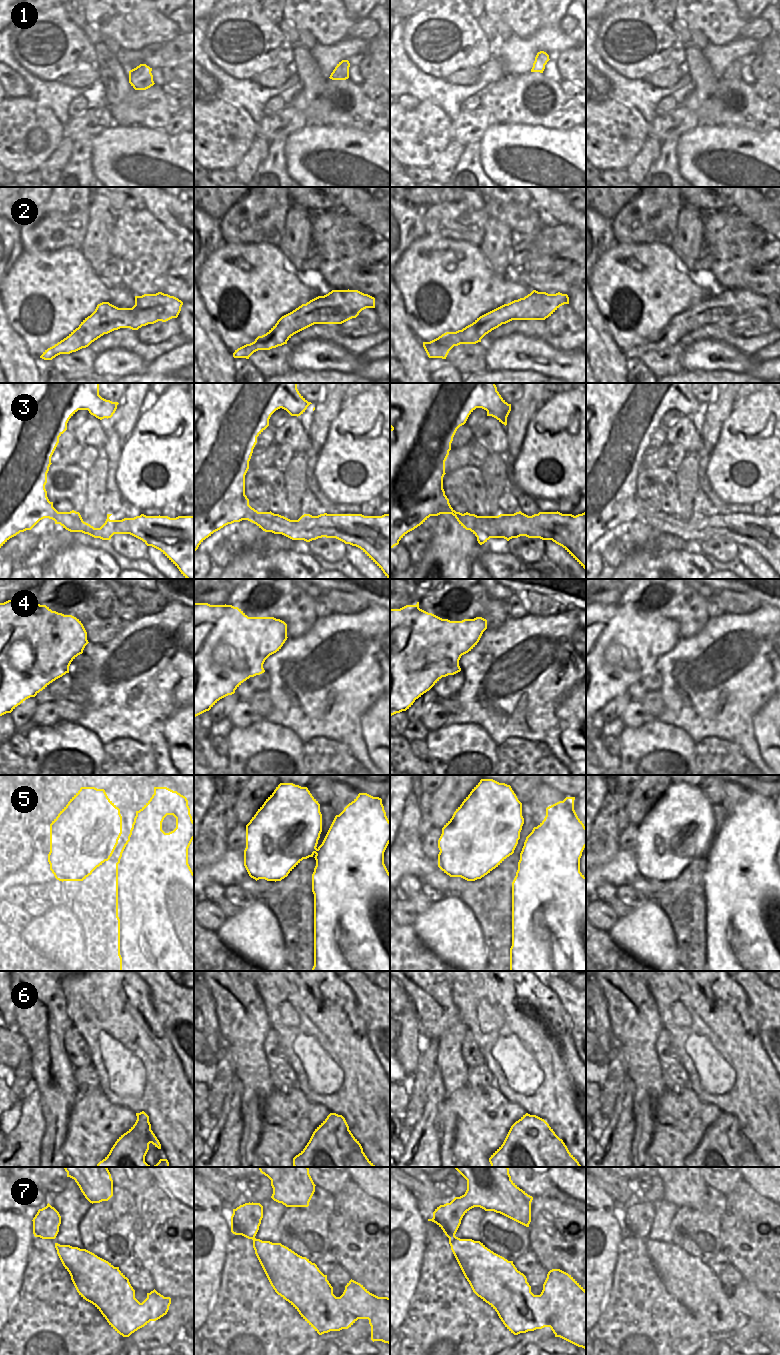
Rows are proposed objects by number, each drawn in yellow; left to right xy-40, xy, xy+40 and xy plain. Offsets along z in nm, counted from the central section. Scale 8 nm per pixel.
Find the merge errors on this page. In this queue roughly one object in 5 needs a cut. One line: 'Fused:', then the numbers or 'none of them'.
Fused: none of them

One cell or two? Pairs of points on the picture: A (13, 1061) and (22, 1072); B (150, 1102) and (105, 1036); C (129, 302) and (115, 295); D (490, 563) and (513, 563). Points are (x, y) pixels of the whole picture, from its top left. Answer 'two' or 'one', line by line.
A: two
B: one
C: one
D: one

